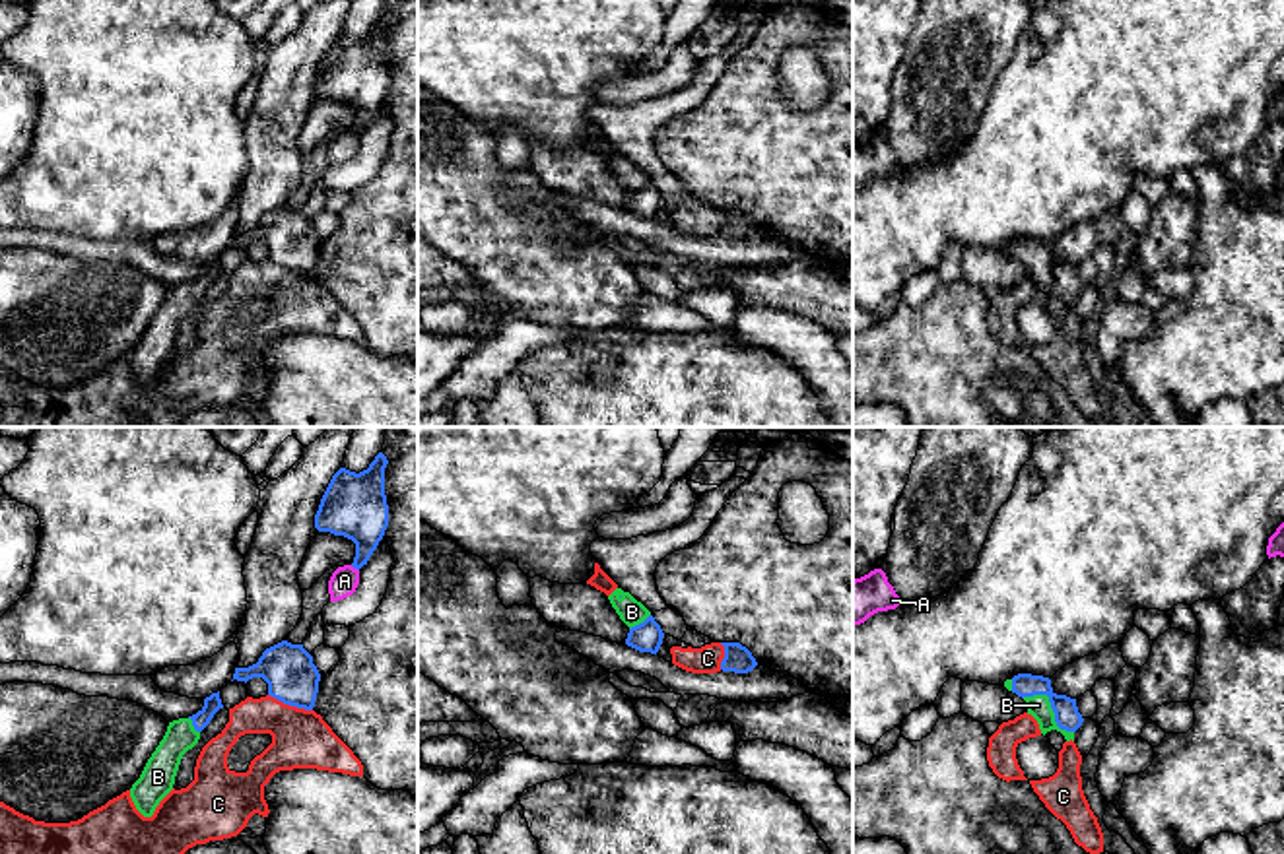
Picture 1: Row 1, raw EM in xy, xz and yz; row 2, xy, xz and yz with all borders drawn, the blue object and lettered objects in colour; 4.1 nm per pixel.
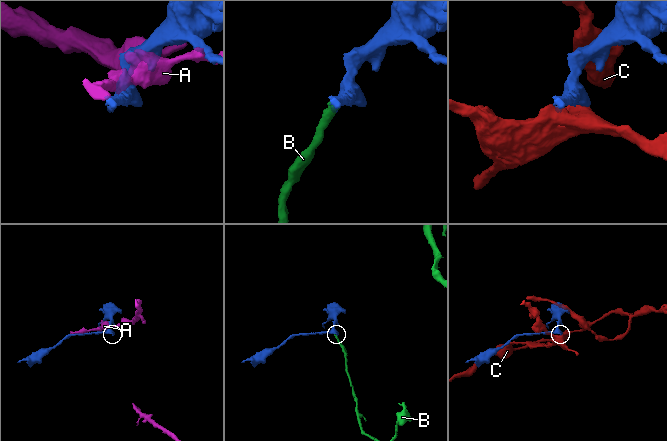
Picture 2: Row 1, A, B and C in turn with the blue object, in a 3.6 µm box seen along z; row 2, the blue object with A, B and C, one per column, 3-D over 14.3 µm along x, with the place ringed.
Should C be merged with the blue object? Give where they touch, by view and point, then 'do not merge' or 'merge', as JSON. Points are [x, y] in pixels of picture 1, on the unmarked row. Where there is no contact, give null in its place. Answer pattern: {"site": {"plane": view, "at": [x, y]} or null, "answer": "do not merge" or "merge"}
{"site": {"plane": "xy", "at": [290, 270]}, "answer": "do not merge"}

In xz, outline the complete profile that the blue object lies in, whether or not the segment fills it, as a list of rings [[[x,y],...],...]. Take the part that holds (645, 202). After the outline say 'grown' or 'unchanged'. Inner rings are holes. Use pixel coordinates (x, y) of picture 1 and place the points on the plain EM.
[[[616,153],[608,165],[620,184],[629,192],[625,210],[639,217],[657,219],[664,198],[651,177],[622,153]]]; grown

